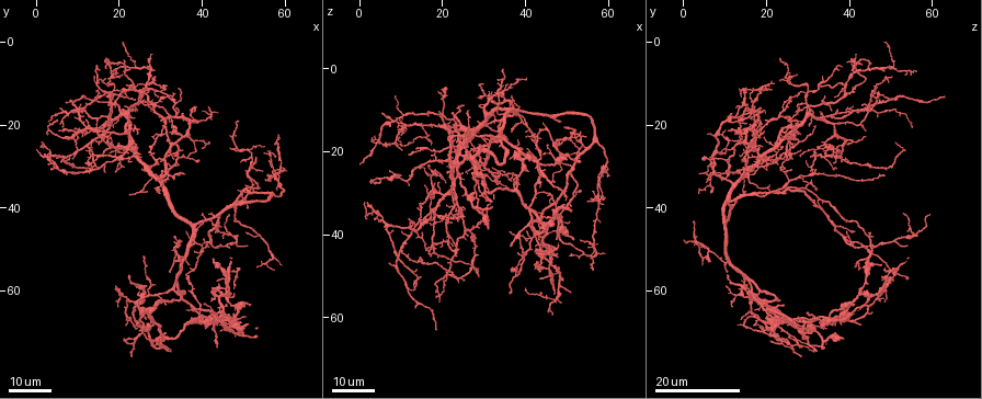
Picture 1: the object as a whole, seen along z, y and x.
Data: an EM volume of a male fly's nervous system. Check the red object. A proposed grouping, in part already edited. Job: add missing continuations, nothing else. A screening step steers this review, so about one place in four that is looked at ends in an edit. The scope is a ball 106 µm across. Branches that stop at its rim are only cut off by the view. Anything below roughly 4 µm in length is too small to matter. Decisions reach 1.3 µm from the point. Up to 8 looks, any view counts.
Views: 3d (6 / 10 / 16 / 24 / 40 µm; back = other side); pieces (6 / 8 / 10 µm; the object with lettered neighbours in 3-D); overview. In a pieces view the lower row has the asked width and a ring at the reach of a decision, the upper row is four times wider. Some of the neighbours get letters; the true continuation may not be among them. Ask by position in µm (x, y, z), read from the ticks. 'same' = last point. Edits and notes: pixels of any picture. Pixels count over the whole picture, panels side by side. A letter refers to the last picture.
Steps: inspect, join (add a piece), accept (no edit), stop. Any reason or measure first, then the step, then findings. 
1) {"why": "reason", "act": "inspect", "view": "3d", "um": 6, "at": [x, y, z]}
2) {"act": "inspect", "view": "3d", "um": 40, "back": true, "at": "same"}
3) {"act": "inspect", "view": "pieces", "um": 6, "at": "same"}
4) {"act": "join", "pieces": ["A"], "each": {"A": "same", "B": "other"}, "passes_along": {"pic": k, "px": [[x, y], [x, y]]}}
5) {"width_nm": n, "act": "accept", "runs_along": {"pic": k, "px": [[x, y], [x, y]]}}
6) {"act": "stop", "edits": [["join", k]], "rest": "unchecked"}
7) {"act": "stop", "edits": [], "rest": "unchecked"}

{"act": "inspect", "view": "3d", "um": 16, "at": [18.5, 60.0, 13.0]}

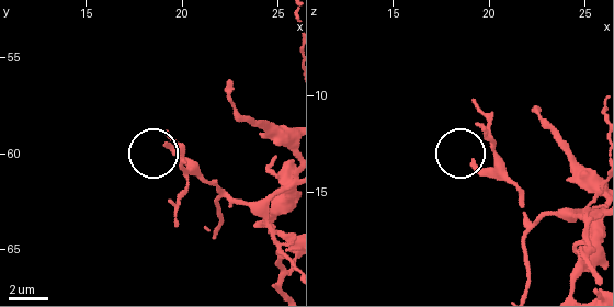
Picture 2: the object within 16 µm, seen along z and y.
{"act": "inspect", "view": "pieces", "um": 10, "at": [19.1, 59.5, 13.3]}

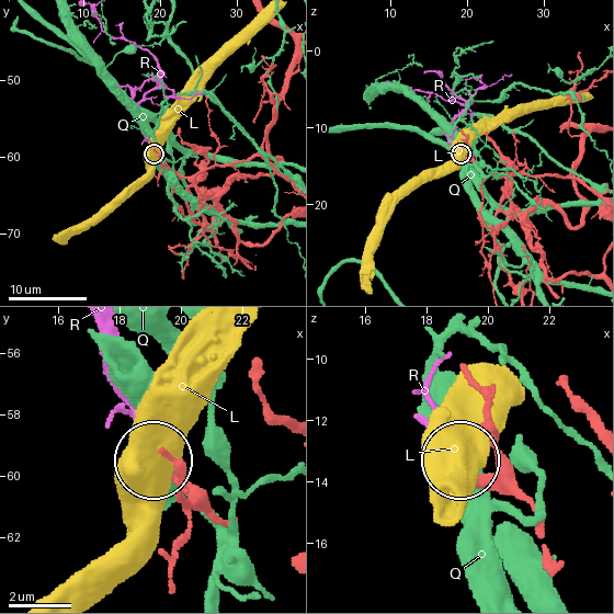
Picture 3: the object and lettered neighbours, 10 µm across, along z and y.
{"act": "join", "pieces": ["R"], "each": {"L": "other", "Q": "other", "R": "same"}, "found": "it goes on there"}

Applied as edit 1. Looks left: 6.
{"act": "inspect", "view": "overview"}

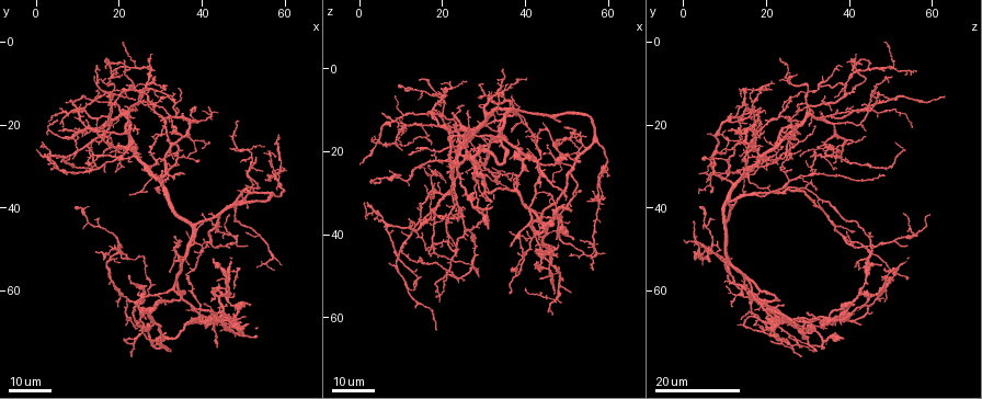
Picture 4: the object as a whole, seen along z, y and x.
{"why": "tapers out", "act": "inspect", "view": "3d", "um": 24, "at": [30.0, 31.0, 10.5]}

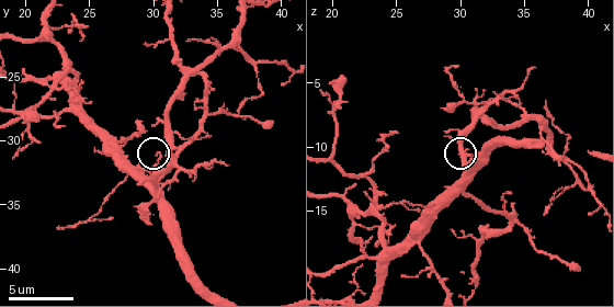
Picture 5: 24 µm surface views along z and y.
{"act": "inspect", "view": "pieces", "um": 6, "at": "same"}

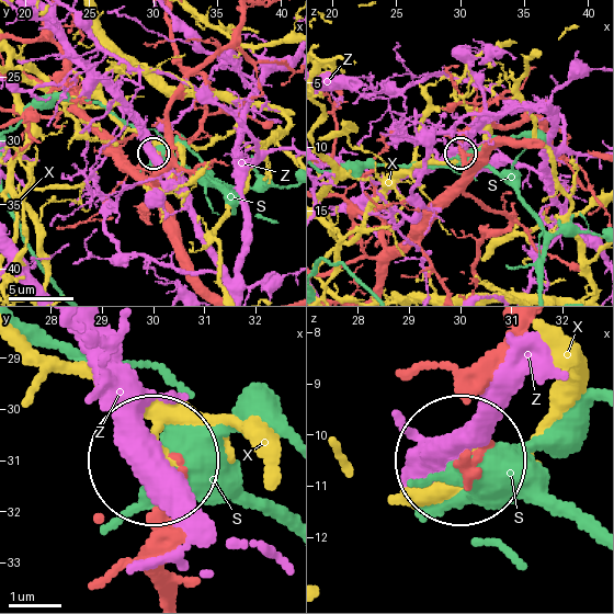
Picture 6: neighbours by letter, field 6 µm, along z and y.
{"act": "accept", "each": {"S": "other", "X": "other", "Z": "other"}, "runs_along": {"pic": 6, "px": [[163, 590], [163, 463]]}, "found": "none of them fits"}

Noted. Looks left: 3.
{"why": "branch stops here", "act": "inspect", "view": "3d", "um": 16, "at": [35.0, 53.0, 6.0]}

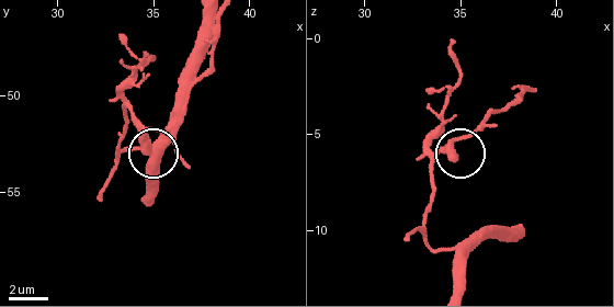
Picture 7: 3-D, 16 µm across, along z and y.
{"why": "what lies round it", "act": "inspect", "view": "pieces", "um": 6, "at": [34.7, 52.9, 6.2]}

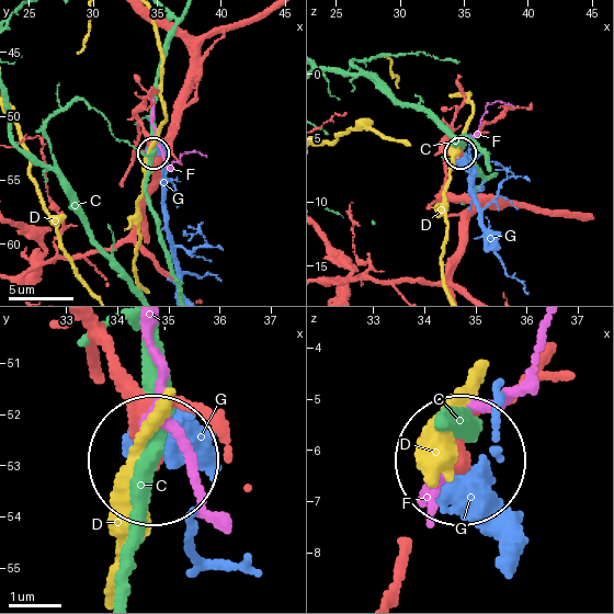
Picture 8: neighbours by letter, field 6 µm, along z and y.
{"act": "accept", "each": {"C": "other", "D": "other", "F": "other", "G": "other"}, "found": "none of them fits"}

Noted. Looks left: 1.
{"act": "stop", "edits": [["join", 3]], "rest": "unchecked"}

